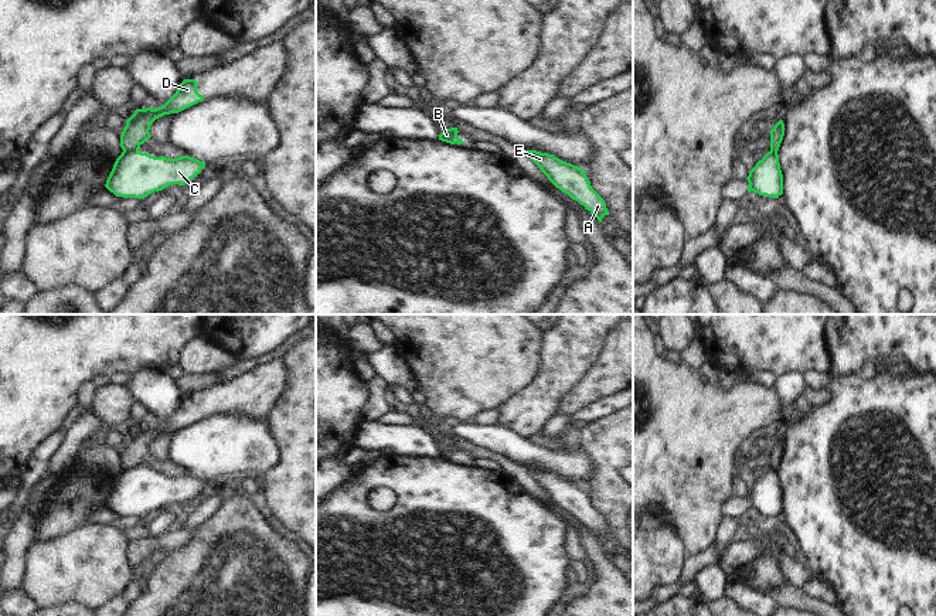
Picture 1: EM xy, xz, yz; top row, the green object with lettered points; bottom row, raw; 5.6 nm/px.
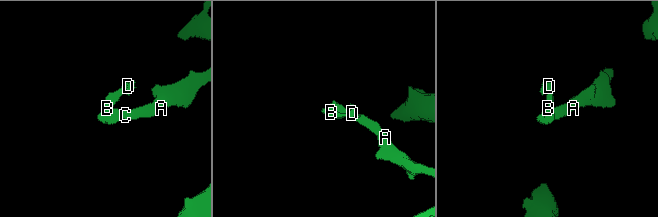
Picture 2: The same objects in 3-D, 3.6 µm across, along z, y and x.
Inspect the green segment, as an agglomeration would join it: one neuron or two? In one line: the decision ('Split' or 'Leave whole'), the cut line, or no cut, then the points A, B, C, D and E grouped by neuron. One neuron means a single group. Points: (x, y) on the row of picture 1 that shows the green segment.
Split. Split along xy (138, 150), (123, 152). Groups: A B C E / D

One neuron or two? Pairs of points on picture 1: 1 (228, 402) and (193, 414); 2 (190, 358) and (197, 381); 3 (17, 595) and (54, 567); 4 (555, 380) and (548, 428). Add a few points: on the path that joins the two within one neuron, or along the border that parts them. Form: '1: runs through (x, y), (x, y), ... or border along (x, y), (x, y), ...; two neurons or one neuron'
1: runs through (220, 402), (204, 402), (201, 405); one neuron
2: border along (184, 370), (218, 371); two neurons
3: border along (19, 585), (33, 601); two neurons
4: border along (555, 412), (538, 432); two neurons

